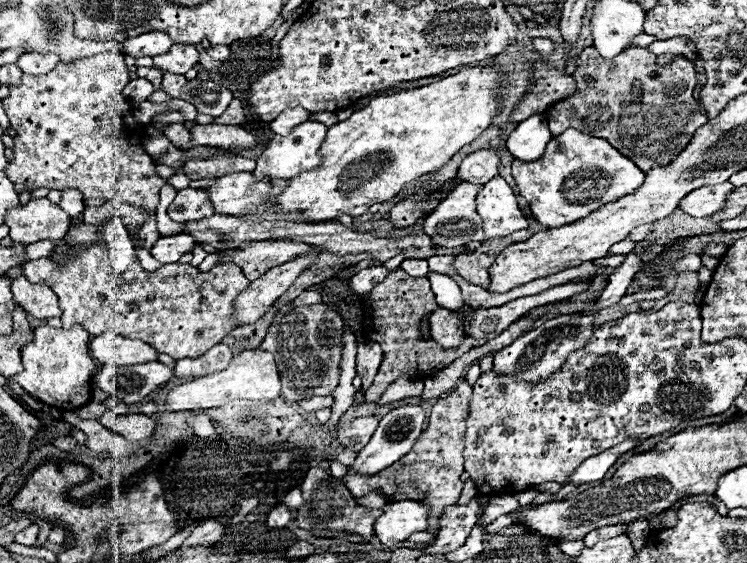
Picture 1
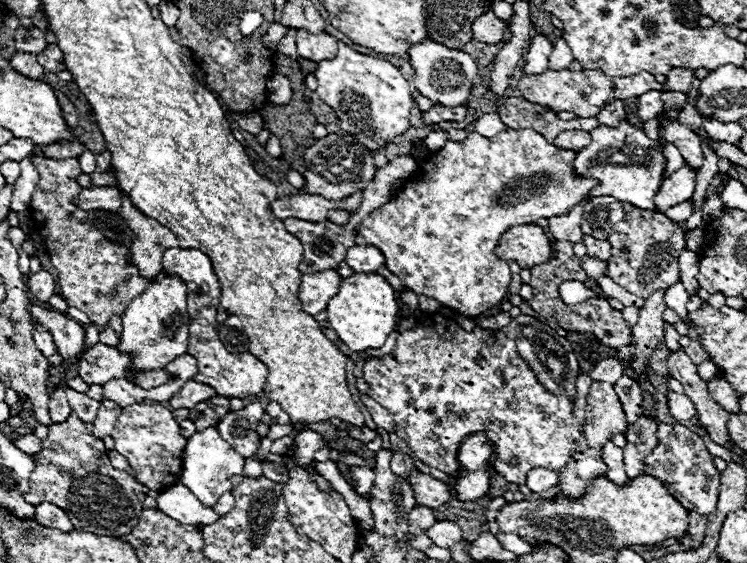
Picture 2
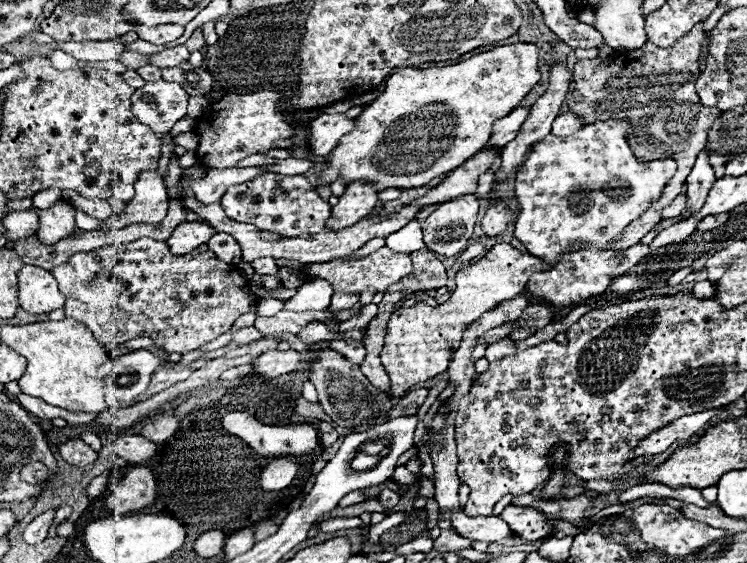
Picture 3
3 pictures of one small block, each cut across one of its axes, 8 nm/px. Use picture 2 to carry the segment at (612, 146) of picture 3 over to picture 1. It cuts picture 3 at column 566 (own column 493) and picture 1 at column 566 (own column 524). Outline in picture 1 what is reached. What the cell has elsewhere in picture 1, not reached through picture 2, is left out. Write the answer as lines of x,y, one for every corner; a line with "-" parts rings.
568,128
560,136
552,138
542,158
534,162
512,162
512,176
520,194
528,200
536,222
546,228
558,228
576,222
600,204
608,204
634,192
644,182
644,172
604,138
582,134
576,128

